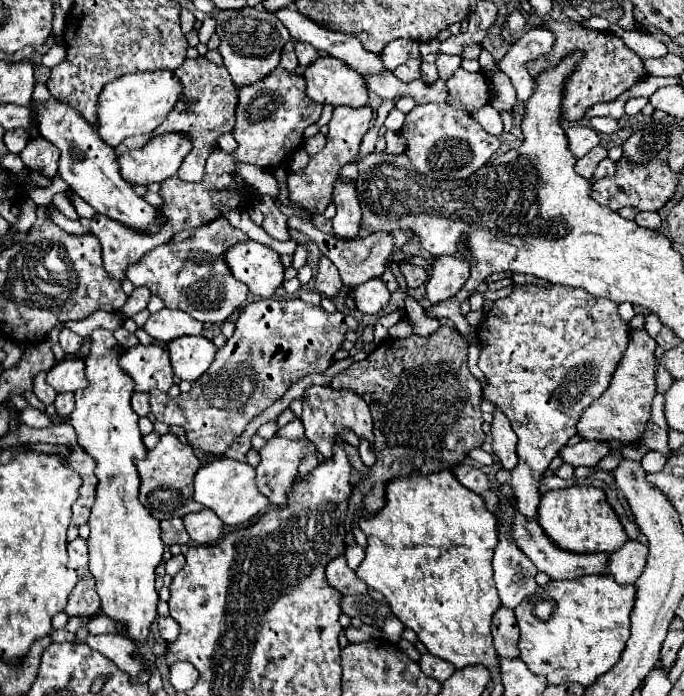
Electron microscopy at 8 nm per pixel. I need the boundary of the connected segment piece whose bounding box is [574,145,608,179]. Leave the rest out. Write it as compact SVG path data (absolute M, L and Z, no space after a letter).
M598 145L598 147L594 147L590 153L586 153L582 159L576 161L574 171L576 171L578 175L582 175L584 179L592 179L596 165L598 165L604 157L608 157L608 151L606 151L602 145Z

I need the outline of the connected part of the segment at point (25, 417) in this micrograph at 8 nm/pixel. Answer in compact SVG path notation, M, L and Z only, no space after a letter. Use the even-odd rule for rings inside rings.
M26 407L24 411L20 411L20 421L22 421L24 425L36 427L36 429L44 429L44 427L50 425L50 419L48 419L42 411L38 411L38 409L34 409L34 407Z

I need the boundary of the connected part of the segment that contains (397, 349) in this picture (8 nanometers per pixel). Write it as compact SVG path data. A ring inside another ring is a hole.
M438 327L430 337L404 337L404 339L386 339L382 341L364 361L352 363L346 371L338 373L332 381L332 389L346 389L360 395L372 413L374 419L374 453L376 465L370 467L370 479L374 479L372 487L366 487L362 481L358 489L364 495L364 513L376 513L384 507L386 485L398 477L410 477L412 473L430 475L452 465L462 463L470 449L482 447L484 431L482 431L482 387L476 377L466 367L468 345L456 333L454 327Z

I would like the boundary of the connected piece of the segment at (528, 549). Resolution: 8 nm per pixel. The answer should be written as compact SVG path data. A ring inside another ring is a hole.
M514 505L514 521L512 521L512 529L510 529L510 537L516 543L518 549L522 549L522 553L542 571L546 573L550 579L574 579L574 577L582 577L582 575L590 575L590 573L602 573L602 569L606 567L608 555L600 555L600 553L588 553L588 555L578 555L578 553L564 553L562 549L554 547L554 543L544 535L542 527L536 521L528 521L518 507Z

